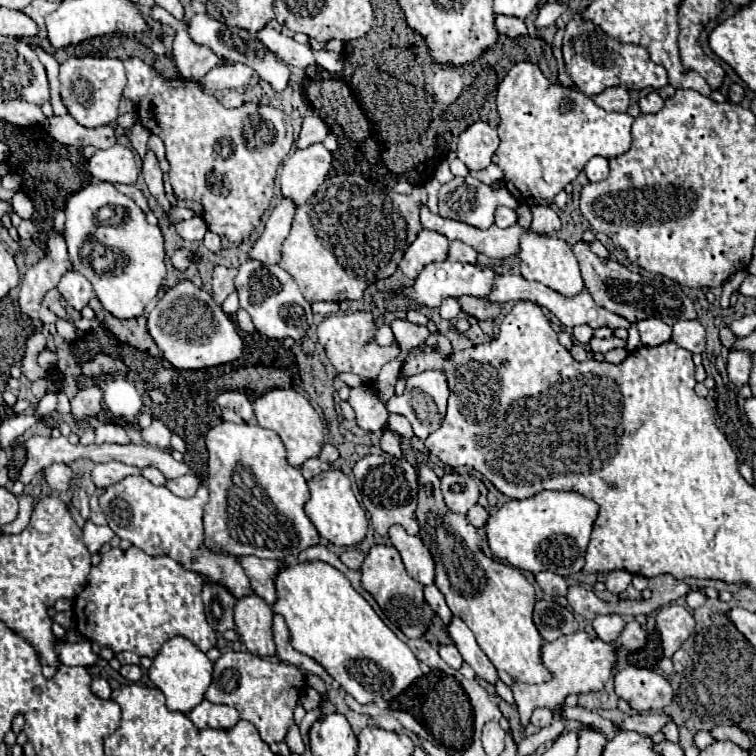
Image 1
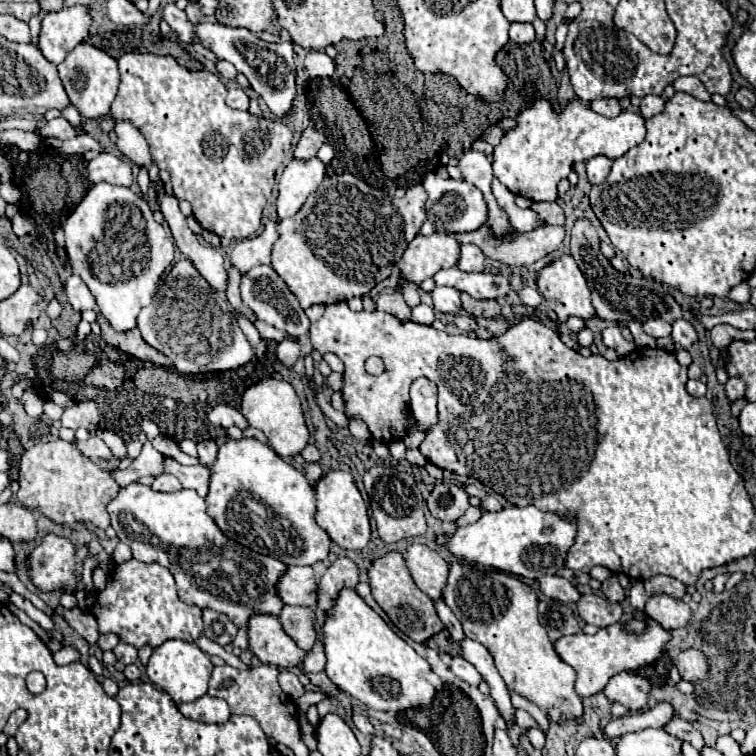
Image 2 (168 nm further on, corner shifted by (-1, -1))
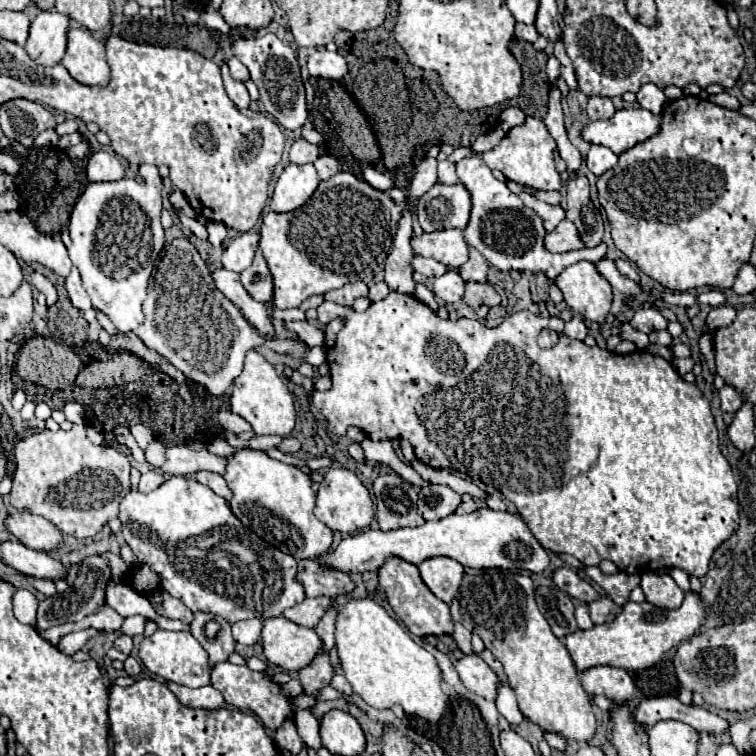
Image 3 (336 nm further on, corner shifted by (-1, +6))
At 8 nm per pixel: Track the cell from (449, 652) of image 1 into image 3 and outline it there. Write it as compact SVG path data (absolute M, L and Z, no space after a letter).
M468 654L462 656L456 662L456 672L464 686L472 690L478 696L484 696L488 700L496 698L496 688L498 688L498 678L496 674L488 668L488 664L478 656L478 654Z

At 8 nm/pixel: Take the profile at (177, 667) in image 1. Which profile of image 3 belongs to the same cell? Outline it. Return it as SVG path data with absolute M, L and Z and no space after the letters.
M158 628L150 638L144 638L140 646L140 660L152 674L162 676L168 682L176 682L188 688L200 688L210 684L208 654L190 632L168 632Z

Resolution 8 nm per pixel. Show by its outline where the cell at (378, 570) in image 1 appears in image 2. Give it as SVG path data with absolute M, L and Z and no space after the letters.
M392 551L392 553L386 553L384 557L376 559L368 569L368 579L370 579L372 595L378 601L378 605L384 609L388 619L412 641L422 643L444 629L444 623L440 621L432 599L426 593L420 593L420 589L416 589L416 583L412 581L406 561L400 553Z

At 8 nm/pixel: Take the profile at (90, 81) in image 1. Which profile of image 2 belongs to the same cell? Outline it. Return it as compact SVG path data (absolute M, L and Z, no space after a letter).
M80 43L74 47L74 51L66 57L66 61L58 67L60 79L64 83L64 89L72 101L72 105L80 111L82 117L86 119L98 119L110 111L110 105L116 97L118 85L120 85L120 73L116 59L106 55L94 45Z

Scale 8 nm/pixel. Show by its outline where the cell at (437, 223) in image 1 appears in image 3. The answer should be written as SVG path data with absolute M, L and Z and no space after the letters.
M564 218L556 226L556 230L552 230L544 236L544 248L554 252L554 254L560 254L560 252L570 252L570 250L584 248L584 244L580 242L580 236L576 234L576 226L570 220Z

